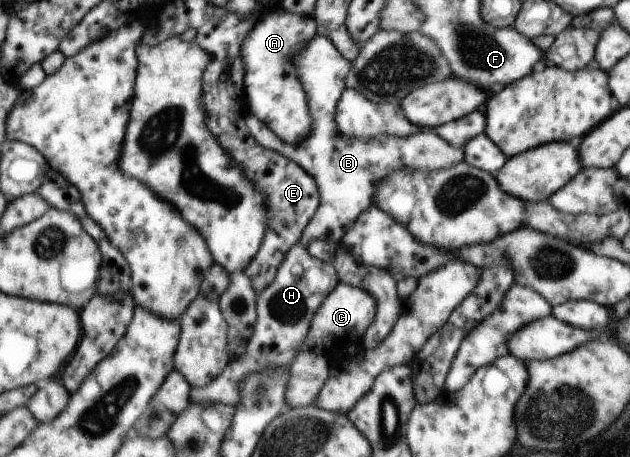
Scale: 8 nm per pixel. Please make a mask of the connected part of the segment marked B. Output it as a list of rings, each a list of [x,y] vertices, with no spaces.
[[[315,35],[303,45],[297,55],[291,57],[291,64],[295,67],[295,76],[305,93],[307,112],[312,121],[309,135],[294,146],[277,137],[277,134],[251,111],[244,119],[248,132],[262,148],[277,152],[299,164],[317,186],[319,203],[315,215],[307,223],[305,233],[302,232],[300,237],[303,247],[325,237],[331,237],[334,242],[341,241],[361,211],[372,205],[370,197],[376,181],[391,170],[408,167],[433,171],[463,160],[461,148],[451,147],[431,130],[421,130],[407,137],[380,135],[366,140],[347,139],[342,136],[334,122],[334,111],[346,87],[344,79],[350,71],[350,61],[346,60],[327,38]]]

